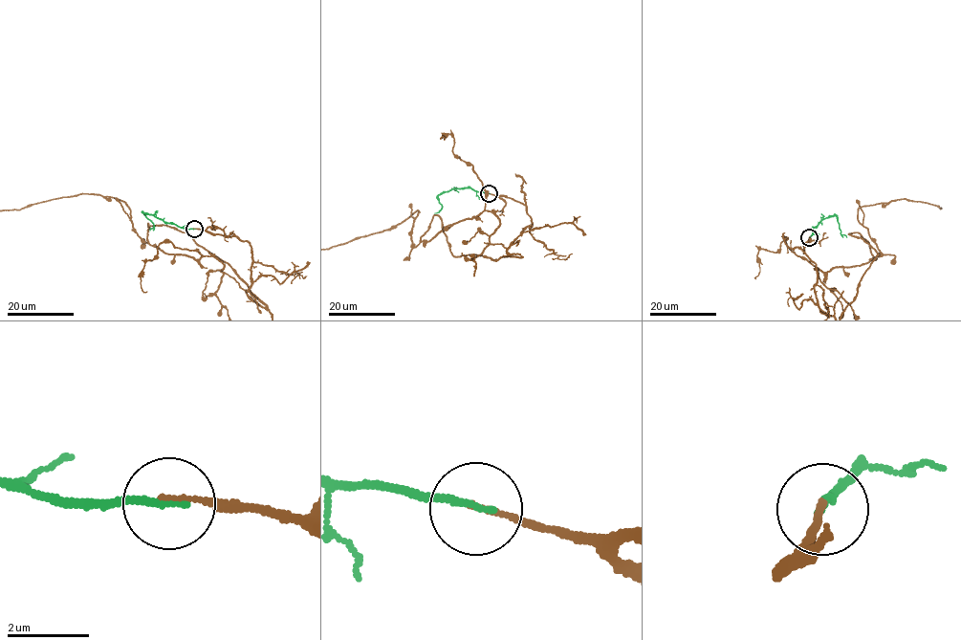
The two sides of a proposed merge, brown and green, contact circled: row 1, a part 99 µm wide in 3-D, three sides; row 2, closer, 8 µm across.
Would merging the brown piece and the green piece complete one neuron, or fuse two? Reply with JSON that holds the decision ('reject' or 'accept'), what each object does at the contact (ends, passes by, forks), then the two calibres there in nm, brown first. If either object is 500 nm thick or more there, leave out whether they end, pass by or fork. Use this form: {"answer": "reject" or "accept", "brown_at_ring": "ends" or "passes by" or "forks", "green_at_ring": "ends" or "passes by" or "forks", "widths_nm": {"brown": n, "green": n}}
{"answer": "accept", "brown_at_ring": "ends", "green_at_ring": "ends", "widths_nm": {"brown": 130, "green": 180}}

